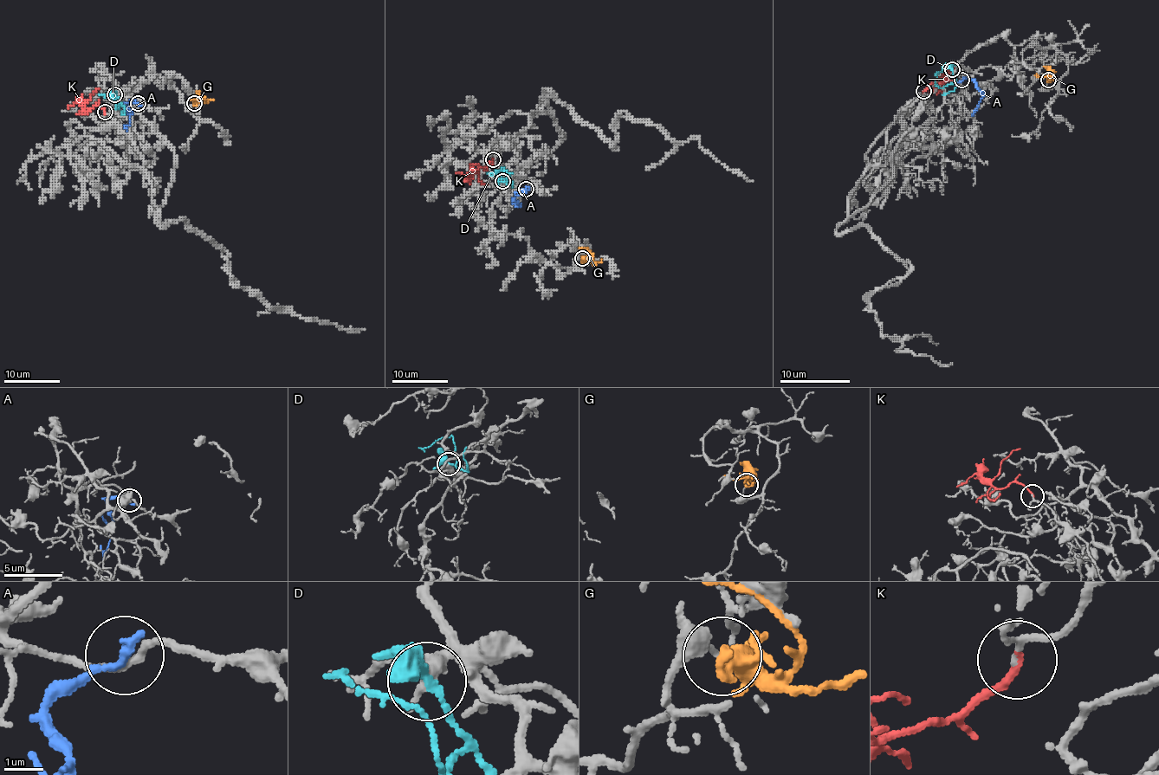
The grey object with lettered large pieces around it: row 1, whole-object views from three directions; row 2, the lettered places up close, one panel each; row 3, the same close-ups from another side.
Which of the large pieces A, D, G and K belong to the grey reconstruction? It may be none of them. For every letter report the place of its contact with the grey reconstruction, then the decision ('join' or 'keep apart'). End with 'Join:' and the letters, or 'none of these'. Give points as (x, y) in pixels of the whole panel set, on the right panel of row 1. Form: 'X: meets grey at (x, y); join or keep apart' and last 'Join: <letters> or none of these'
A: meets grey at (961, 80); keep apart
D: meets grey at (952, 69); keep apart
G: meets grey at (1048, 80); keep apart
K: meets grey at (923, 91); join
Join: K

